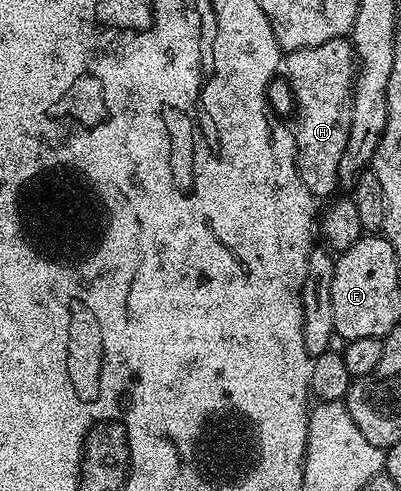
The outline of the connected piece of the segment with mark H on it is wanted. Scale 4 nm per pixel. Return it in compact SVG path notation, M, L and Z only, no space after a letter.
M350 38L325 41L323 45L313 45L309 49L297 49L286 52L285 71L291 82L291 95L295 98L295 164L301 177L303 187L316 197L336 194L335 186L341 183L338 166L341 155L345 153L345 145L349 145L349 129L351 128L351 100L353 98L353 68L357 60Z

